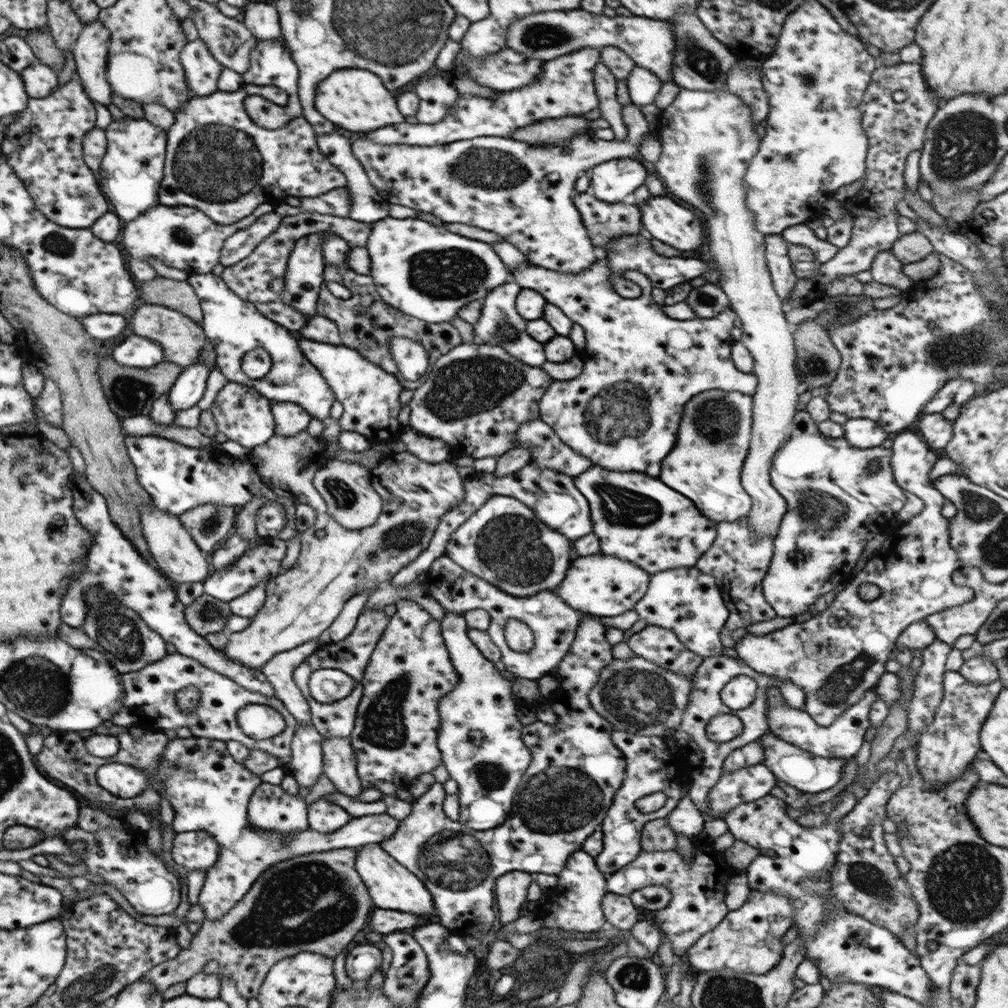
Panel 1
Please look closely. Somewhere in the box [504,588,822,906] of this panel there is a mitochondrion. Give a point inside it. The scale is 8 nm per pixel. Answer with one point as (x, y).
(560, 799)

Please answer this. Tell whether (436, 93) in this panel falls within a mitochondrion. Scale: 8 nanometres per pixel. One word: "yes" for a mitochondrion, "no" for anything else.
no

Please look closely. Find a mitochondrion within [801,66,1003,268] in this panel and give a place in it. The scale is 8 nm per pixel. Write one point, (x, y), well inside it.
(965, 142)

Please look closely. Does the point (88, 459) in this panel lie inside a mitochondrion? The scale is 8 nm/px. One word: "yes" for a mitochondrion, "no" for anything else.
no

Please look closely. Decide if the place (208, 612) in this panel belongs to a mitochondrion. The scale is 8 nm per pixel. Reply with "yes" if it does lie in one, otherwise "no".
yes

